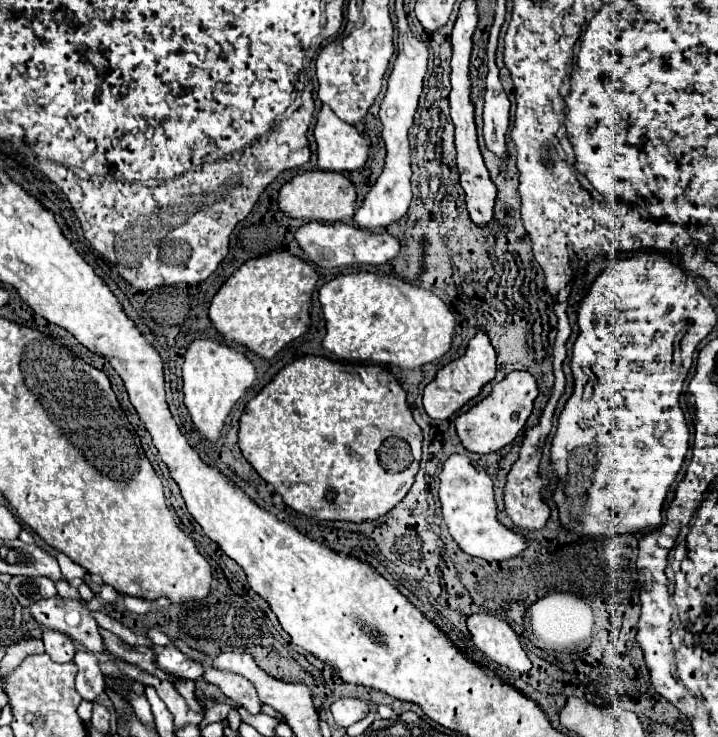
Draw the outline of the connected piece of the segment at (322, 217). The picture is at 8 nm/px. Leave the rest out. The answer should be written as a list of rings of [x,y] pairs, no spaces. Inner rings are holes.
[[[310,170],[286,182],[278,192],[276,204],[286,216],[292,216],[292,218],[318,220],[318,222],[342,222],[354,216],[356,190],[354,190],[354,184],[342,174],[326,172],[326,170]]]

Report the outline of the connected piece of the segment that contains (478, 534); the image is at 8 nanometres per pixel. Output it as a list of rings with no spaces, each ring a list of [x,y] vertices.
[[[452,454],[446,458],[440,472],[438,496],[440,496],[442,516],[448,526],[448,532],[466,554],[484,560],[508,560],[518,556],[526,548],[526,540],[520,534],[504,528],[496,520],[492,480],[482,468],[480,470],[474,468],[468,456]]]

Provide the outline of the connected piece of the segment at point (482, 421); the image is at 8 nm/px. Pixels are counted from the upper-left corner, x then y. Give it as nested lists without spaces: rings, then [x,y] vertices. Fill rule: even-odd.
[[[520,370],[506,374],[506,378],[500,380],[482,402],[468,408],[464,414],[460,414],[454,420],[462,446],[468,448],[470,452],[488,454],[510,444],[516,438],[516,434],[522,430],[522,426],[526,424],[536,396],[538,396],[538,388],[532,374],[520,372]]]

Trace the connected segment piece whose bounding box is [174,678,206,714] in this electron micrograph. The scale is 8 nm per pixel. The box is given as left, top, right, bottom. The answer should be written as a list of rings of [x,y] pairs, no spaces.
[[[178,678],[178,680],[174,680],[174,688],[176,688],[176,692],[186,700],[186,704],[188,704],[188,708],[190,708],[192,712],[198,712],[198,714],[204,714],[204,712],[206,712],[206,708],[198,702],[198,698],[196,698],[196,694],[194,694],[194,682],[192,682],[192,680]]]

